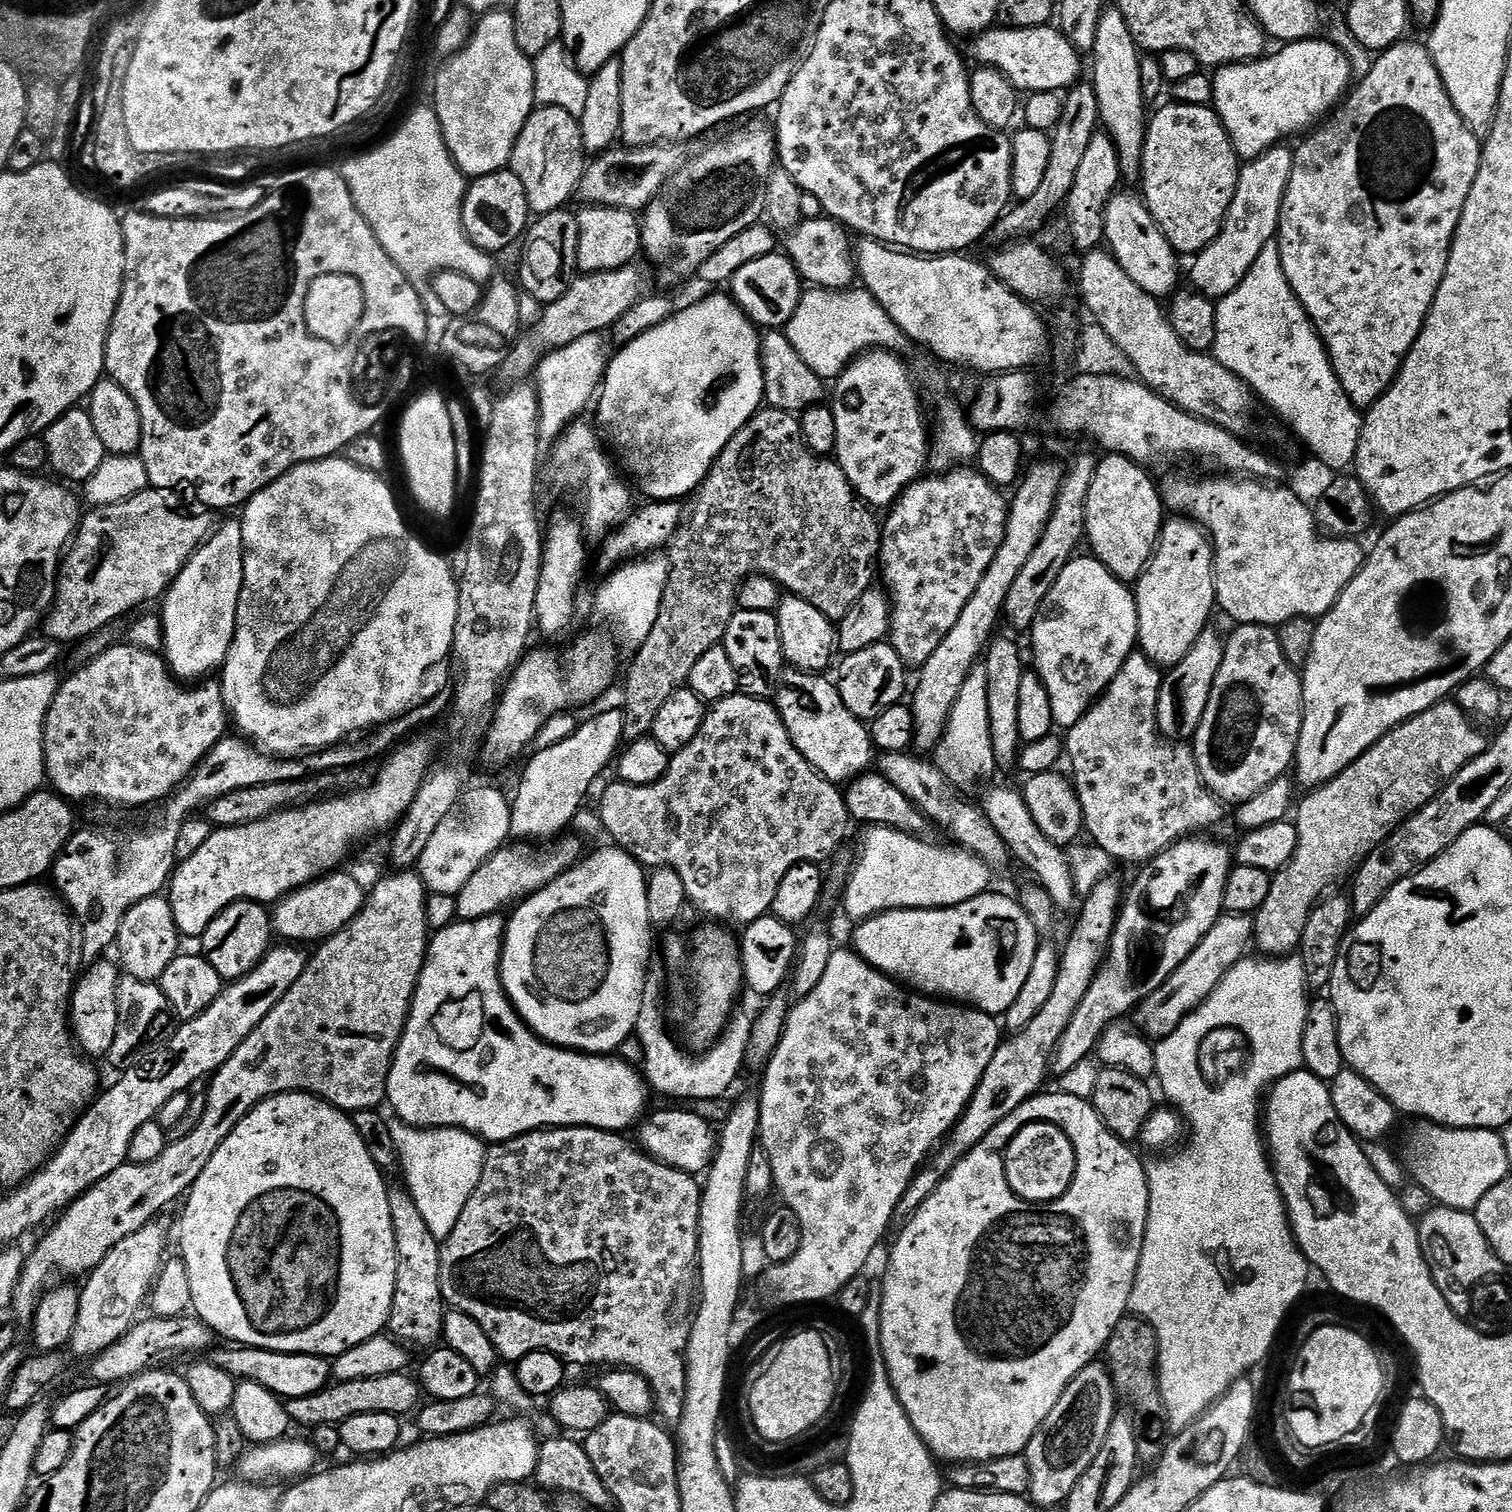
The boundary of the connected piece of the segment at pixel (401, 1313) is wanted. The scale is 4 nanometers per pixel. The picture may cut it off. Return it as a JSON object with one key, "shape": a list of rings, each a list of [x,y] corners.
{"shape":[[[389,1191],[392,1225],[396,1232],[397,1255],[404,1264],[395,1265],[398,1274],[396,1297],[392,1307],[390,1332],[401,1345],[413,1344],[416,1348],[428,1348],[431,1344],[441,1343],[445,1335],[444,1324],[444,1285],[440,1277],[442,1266],[442,1244],[430,1234],[422,1210],[413,1202],[407,1191]]]}

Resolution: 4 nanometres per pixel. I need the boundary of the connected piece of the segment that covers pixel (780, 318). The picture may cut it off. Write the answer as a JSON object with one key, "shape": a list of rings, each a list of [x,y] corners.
{"shape":[[[773,254],[758,257],[743,265],[730,281],[730,286],[733,286],[730,292],[753,324],[761,329],[780,328],[783,324],[791,325],[795,312],[800,308],[800,284],[802,285],[800,271],[793,266],[787,255]]]}

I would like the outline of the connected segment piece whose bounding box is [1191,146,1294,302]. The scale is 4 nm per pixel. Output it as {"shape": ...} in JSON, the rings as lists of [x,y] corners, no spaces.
{"shape":[[[1277,146],[1269,148],[1262,156],[1257,156],[1255,160],[1245,163],[1240,170],[1240,182],[1236,187],[1236,194],[1232,199],[1232,206],[1224,219],[1224,226],[1220,231],[1220,236],[1216,241],[1204,249],[1195,257],[1196,265],[1192,268],[1192,284],[1201,296],[1207,296],[1213,302],[1219,302],[1223,296],[1230,294],[1239,287],[1246,279],[1252,268],[1261,263],[1260,255],[1264,252],[1264,247],[1268,243],[1275,241],[1278,236],[1280,226],[1280,213],[1284,207],[1284,196],[1288,193],[1288,182],[1292,179],[1292,165],[1294,152],[1288,146]]]}

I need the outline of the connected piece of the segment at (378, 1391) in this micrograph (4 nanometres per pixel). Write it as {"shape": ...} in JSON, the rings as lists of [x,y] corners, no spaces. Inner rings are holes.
{"shape":[[[390,1373],[373,1380],[337,1383],[308,1397],[289,1400],[286,1407],[297,1425],[328,1423],[339,1426],[344,1420],[356,1415],[392,1415],[400,1418],[403,1417],[403,1412],[410,1411],[419,1402],[420,1396],[422,1397],[421,1385],[413,1377],[412,1380],[408,1374]]]}

